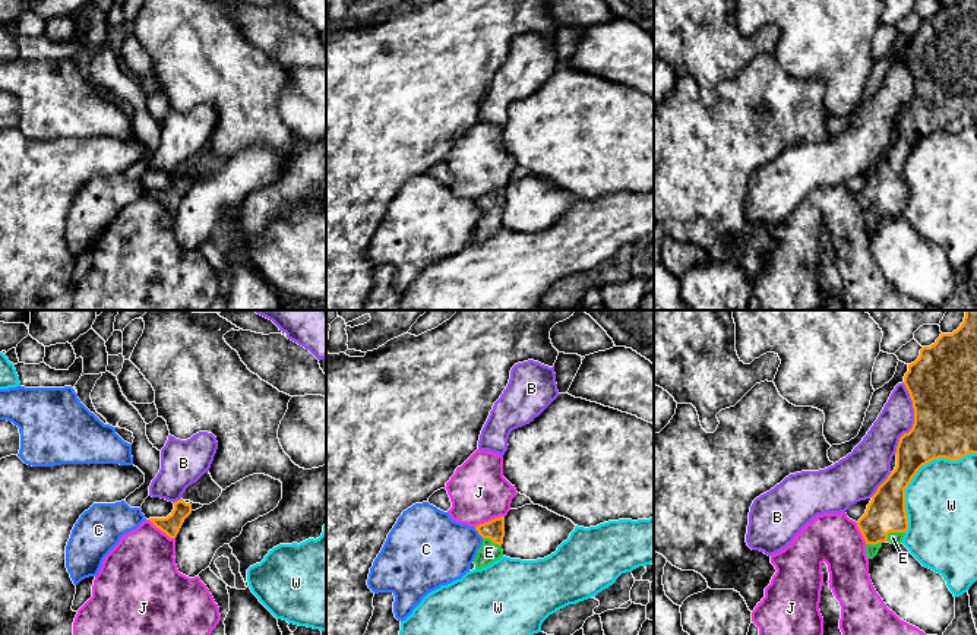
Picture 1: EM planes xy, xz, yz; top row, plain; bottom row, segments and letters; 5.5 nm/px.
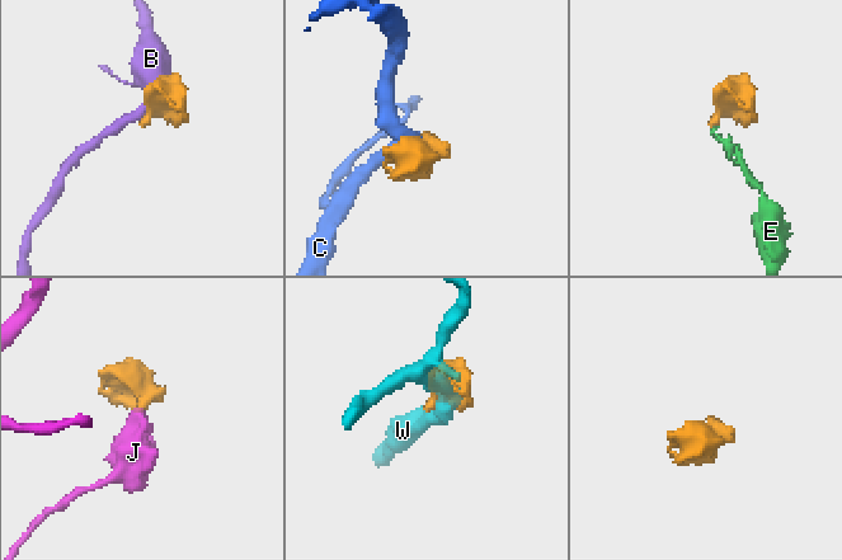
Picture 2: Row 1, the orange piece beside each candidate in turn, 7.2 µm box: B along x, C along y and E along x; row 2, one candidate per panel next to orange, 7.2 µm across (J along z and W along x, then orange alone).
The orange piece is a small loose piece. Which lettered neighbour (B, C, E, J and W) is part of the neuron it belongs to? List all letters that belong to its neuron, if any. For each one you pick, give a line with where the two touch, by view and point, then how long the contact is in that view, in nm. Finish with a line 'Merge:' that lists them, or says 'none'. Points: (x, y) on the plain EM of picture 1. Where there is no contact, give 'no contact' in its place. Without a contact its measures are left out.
E: meets orange in yz at (892, 204); contact 120 nm long
Merge: E

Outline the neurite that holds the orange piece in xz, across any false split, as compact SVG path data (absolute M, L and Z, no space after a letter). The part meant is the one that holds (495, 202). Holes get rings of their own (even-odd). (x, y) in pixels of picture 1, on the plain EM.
M505 189L494 190L475 199L483 217L474 231L475 241L486 240L503 228Z

